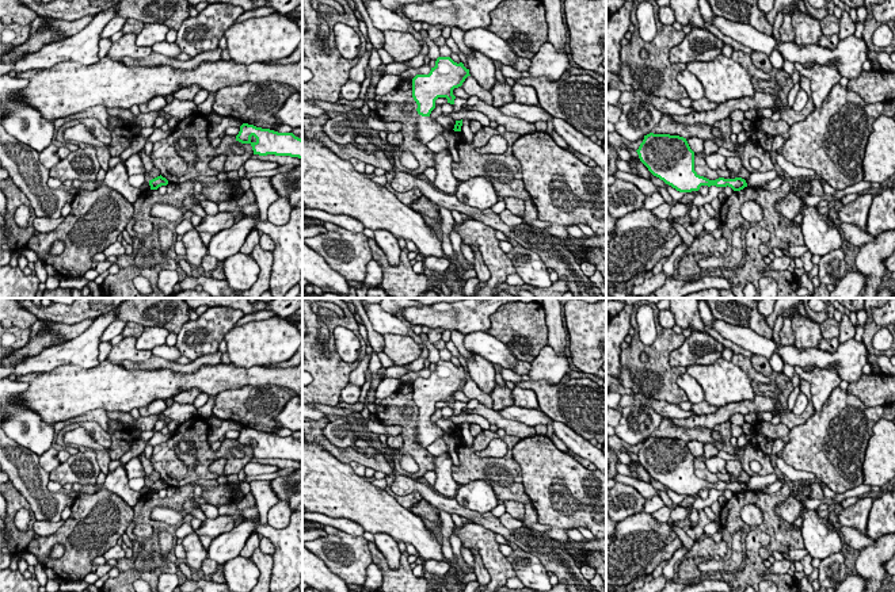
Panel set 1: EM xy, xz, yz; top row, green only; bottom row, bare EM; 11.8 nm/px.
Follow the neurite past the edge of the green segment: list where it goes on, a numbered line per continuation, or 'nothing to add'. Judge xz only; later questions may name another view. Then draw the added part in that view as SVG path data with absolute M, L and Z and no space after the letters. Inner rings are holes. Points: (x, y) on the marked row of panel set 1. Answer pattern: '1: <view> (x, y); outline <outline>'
1: xz (427, 129); outline M415 114L416 119L416 138L423 144L427 145L430 141L433 141L438 134L443 133L443 126L438 123L437 119L433 119L431 117L422 117Z

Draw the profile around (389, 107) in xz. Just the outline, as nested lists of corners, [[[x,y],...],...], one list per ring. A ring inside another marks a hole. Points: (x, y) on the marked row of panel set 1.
[[[395,88],[385,96],[374,96],[377,102],[377,117],[385,122],[400,122],[403,127],[399,133],[403,135],[403,144],[392,149],[392,161],[395,171],[407,172],[415,177],[419,177],[427,167],[434,168],[434,152],[427,145],[423,145],[416,138],[416,119],[415,115],[404,115],[401,108],[408,100],[412,99],[412,89],[401,91]],[[404,150],[410,150],[418,160],[419,167],[416,169],[408,169],[401,165],[400,154]]]

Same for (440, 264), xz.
[[[427,256],[423,257],[423,266],[424,268],[429,268],[431,271],[439,272],[441,275],[453,268],[452,261],[448,257],[435,257],[435,256]]]

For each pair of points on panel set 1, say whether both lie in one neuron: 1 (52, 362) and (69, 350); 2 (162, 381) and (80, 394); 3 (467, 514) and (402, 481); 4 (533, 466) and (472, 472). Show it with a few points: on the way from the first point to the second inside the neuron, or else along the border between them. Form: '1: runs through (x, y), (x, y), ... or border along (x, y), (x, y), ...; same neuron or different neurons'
1: runs through (56, 358), (65, 354); same neuron
2: runs through (141, 386), (134, 389), (101, 389); same neuron
3: runs through (450, 505), (442, 504), (418, 487); same neuron
4: border along (511, 450), (529, 499); different neurons

